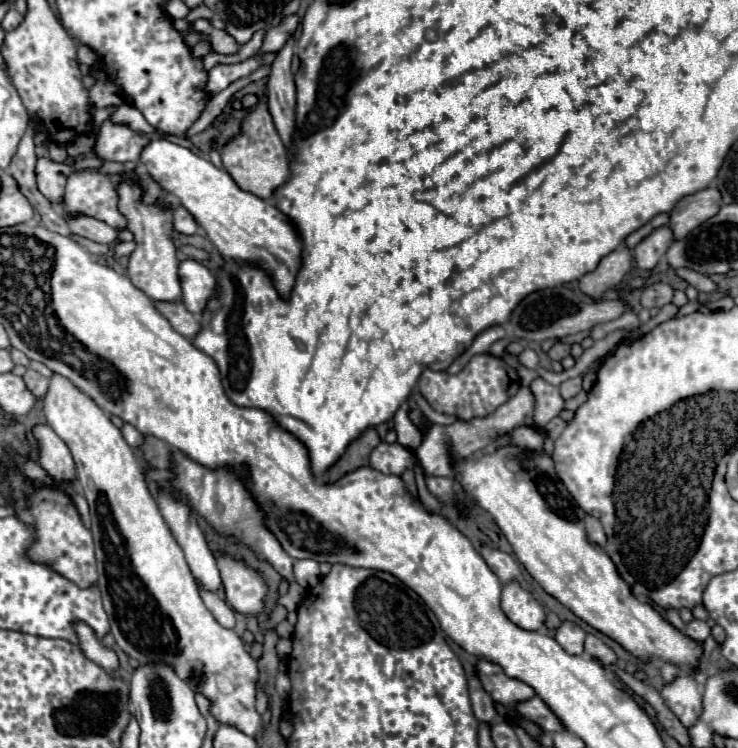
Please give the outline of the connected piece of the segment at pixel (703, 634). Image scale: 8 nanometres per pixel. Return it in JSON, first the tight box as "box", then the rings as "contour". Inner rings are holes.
{"box":[685,618,711,642],"contour":[[[693,618],[691,622],[685,624],[685,634],[691,636],[693,640],[703,642],[703,640],[711,634],[711,628],[707,626],[707,622],[703,622],[703,620],[695,620],[695,618]]]}

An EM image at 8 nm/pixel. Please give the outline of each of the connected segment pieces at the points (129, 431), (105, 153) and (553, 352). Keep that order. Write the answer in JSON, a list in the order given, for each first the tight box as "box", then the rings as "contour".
[{"box":[121,424,143,446],"contour":[[[123,424],[123,428],[121,428],[121,434],[123,434],[123,438],[125,438],[125,442],[129,444],[129,446],[139,446],[141,442],[143,442],[143,434],[139,432],[139,430],[135,430],[135,426],[131,426],[131,424]]]},{"box":[95,120,149,162],"contour":[[[105,120],[97,134],[95,154],[107,162],[135,162],[149,138],[139,132]]]},{"box":[547,342,571,360],"contour":[[[557,342],[557,344],[553,344],[553,346],[551,346],[551,350],[549,350],[547,354],[549,354],[549,358],[551,358],[551,360],[563,360],[565,356],[569,356],[569,352],[571,352],[571,346],[569,346],[569,344]]]}]

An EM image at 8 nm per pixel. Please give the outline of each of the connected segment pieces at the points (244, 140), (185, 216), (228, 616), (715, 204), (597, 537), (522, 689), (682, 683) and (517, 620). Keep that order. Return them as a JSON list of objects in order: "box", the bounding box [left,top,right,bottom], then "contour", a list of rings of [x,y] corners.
[{"box":[221,96,289,200],"contour":[[[267,96],[261,98],[255,110],[251,110],[243,122],[237,136],[233,136],[223,148],[221,148],[221,160],[225,170],[231,174],[231,178],[237,182],[241,190],[247,190],[263,200],[271,200],[273,192],[287,182],[289,178],[289,160],[285,146],[275,130],[273,118],[269,114]]]},{"box":[173,206,197,234],"contour":[[[183,206],[175,208],[173,224],[175,224],[175,230],[181,234],[195,234],[197,232],[197,222],[193,220],[193,216]]]},{"box":[201,590,235,630],"contour":[[[201,590],[201,598],[203,598],[205,606],[209,608],[209,612],[217,618],[217,622],[219,622],[221,626],[233,630],[233,626],[235,626],[235,614],[233,614],[233,610],[231,610],[217,594],[213,594],[213,592]]]},{"box":[669,188,721,238],"contour":[[[705,188],[691,196],[681,198],[671,210],[671,222],[669,222],[671,230],[675,232],[675,238],[685,238],[707,218],[715,216],[719,208],[721,208],[721,198],[719,190],[715,188]]]},{"box":[585,516,607,546],"contour":[[[585,516],[585,530],[587,530],[587,536],[589,536],[589,540],[593,542],[593,544],[597,544],[597,546],[605,546],[605,542],[607,542],[607,536],[605,536],[605,530],[603,530],[603,526],[601,526],[601,522],[597,520],[597,518],[593,518],[593,516]]]},{"box":[477,660,535,706],"contour":[[[481,660],[477,664],[477,674],[483,682],[483,688],[499,704],[517,706],[519,702],[525,702],[535,696],[535,690],[529,684],[525,684],[517,678],[509,678],[503,672],[503,668],[491,660]]]},{"box":[663,674,701,728],"contour":[[[681,674],[663,688],[663,700],[671,708],[671,712],[681,720],[681,724],[687,728],[701,714],[701,692],[695,680],[687,674]]]},{"box":[501,582,545,630],"contour":[[[517,582],[505,584],[501,592],[501,608],[507,618],[523,630],[541,630],[545,622],[545,608],[533,598],[531,592],[523,590]]]}]

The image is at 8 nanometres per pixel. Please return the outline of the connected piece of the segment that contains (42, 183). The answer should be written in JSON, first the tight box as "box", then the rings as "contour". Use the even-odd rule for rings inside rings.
{"box":[35,156,73,206],"contour":[[[49,156],[37,158],[37,166],[35,166],[37,186],[39,186],[41,194],[43,194],[53,206],[57,206],[57,202],[63,198],[65,182],[67,182],[67,176],[69,176],[71,172],[73,172],[73,166],[69,166],[69,164],[53,162]]]}

